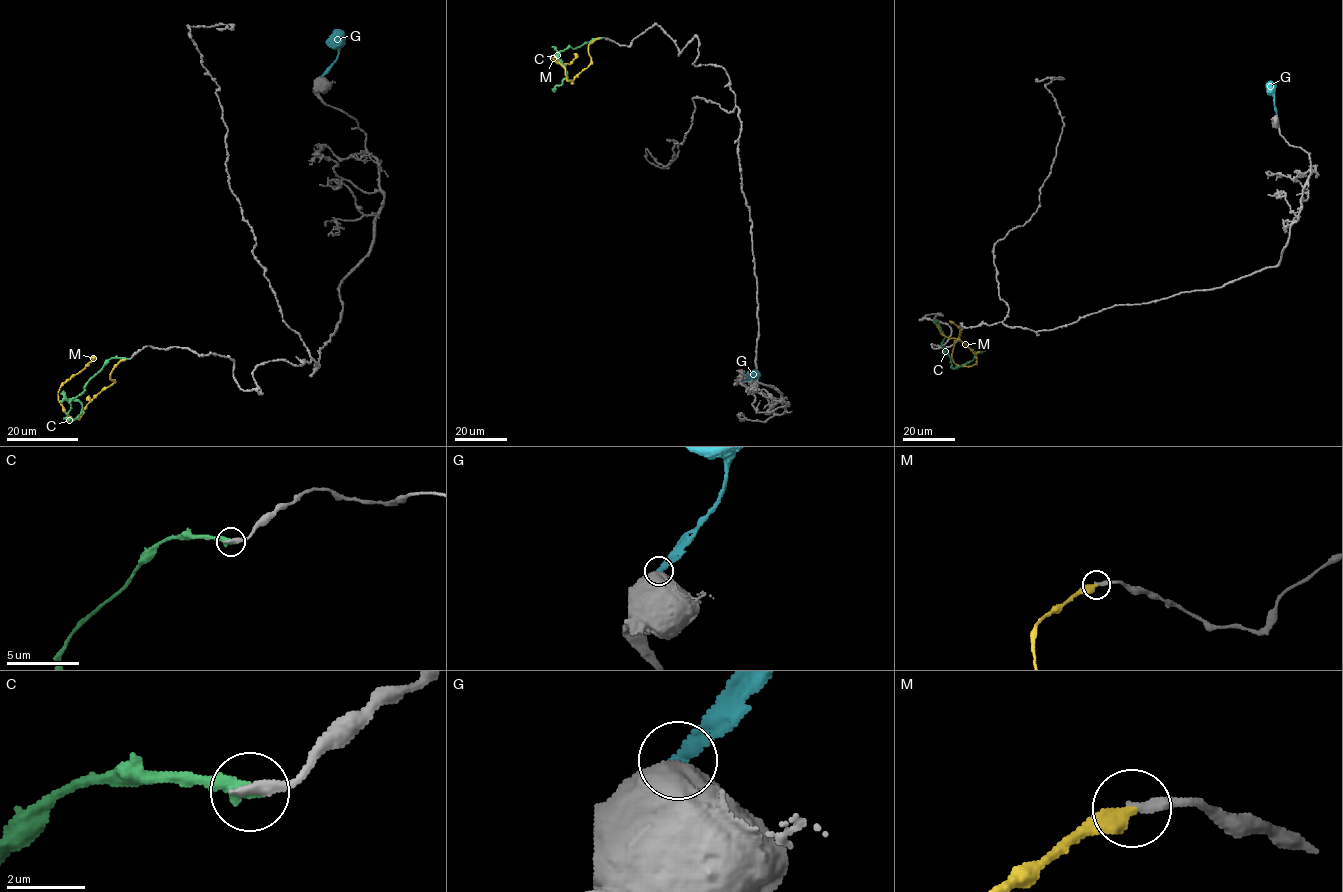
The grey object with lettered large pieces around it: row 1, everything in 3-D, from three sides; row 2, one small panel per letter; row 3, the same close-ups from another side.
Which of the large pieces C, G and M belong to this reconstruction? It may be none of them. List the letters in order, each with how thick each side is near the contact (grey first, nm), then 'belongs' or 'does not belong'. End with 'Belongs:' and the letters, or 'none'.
C: calibres 280 and 400 nm; does not belong
G: calibres 750 and 240 nm; does not belong
M: calibres 280 and 400 nm; belongs
Belongs: M

